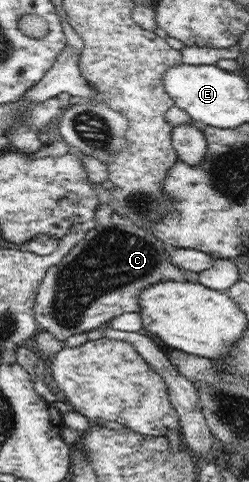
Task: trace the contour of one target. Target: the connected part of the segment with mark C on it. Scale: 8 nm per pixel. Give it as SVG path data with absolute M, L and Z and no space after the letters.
M99 204L94 214L97 225L59 263L47 269L37 287L35 320L40 330L47 330L61 341L75 333L103 328L122 313L139 312L141 291L155 283L192 278L189 271L171 262L170 247L133 222L127 226L113 225L113 214L109 204Z

